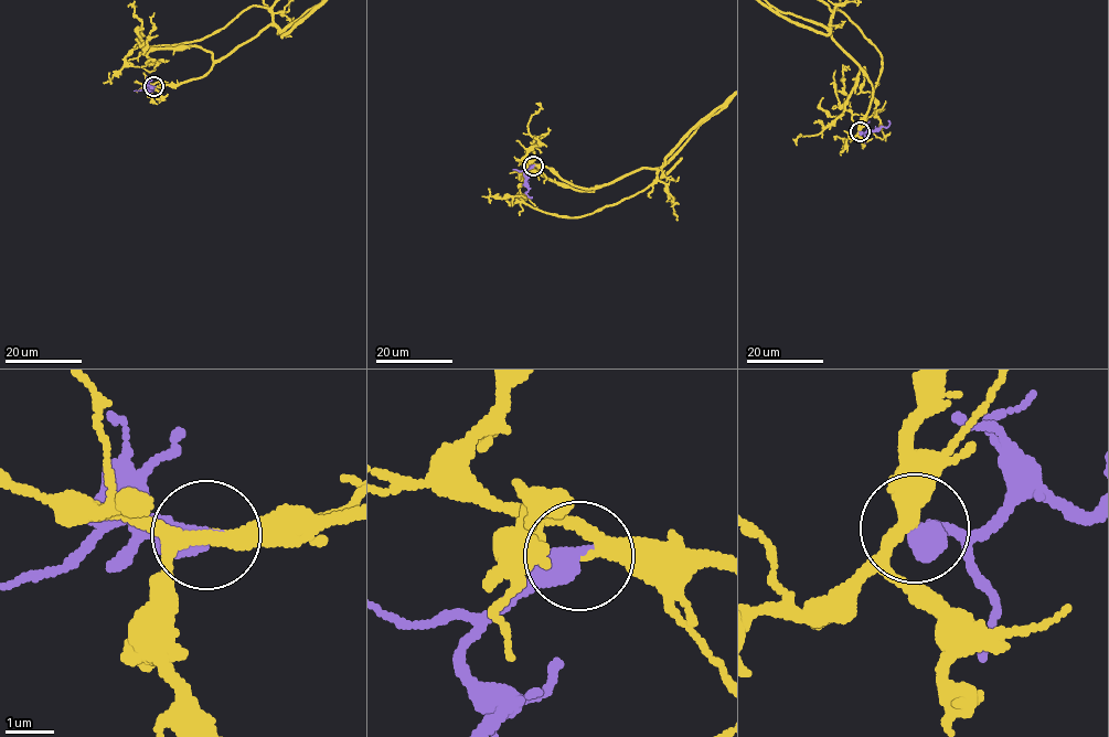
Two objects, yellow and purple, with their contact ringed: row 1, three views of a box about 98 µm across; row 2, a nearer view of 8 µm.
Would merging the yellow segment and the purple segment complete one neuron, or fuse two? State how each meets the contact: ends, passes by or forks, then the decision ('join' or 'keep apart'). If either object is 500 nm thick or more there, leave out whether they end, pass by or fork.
join

